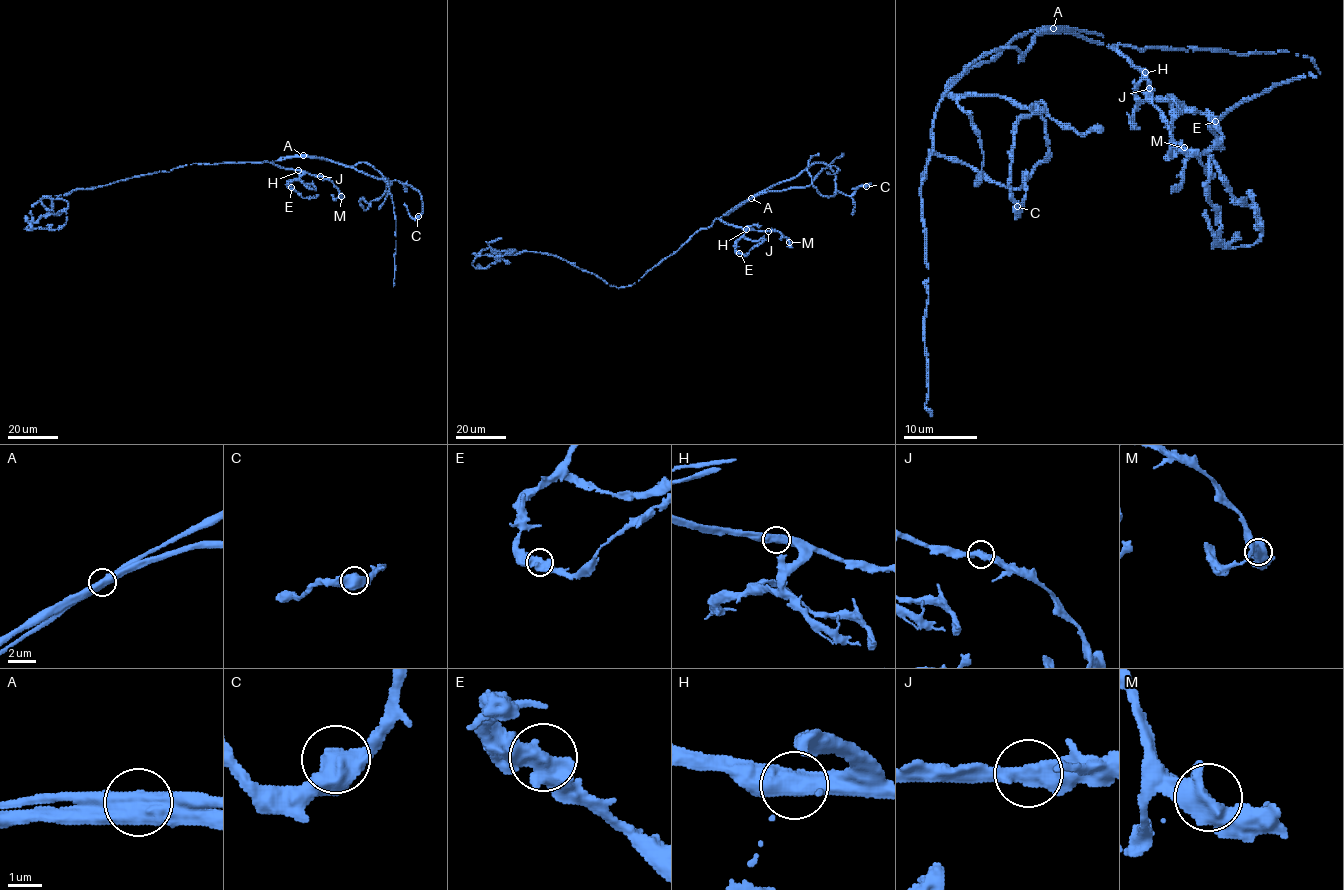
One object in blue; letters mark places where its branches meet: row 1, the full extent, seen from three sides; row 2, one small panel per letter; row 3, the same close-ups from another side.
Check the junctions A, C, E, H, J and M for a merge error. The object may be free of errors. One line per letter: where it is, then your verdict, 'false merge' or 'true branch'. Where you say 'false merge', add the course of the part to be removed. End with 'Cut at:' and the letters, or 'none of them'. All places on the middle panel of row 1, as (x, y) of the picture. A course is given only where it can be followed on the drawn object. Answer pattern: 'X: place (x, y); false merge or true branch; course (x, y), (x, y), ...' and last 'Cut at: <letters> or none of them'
A: place (751, 198); false merge; course (751, 198), (819, 163), (827, 164), (835, 174), (837, 189), (841, 193), (851, 195), (871, 183), (852, 189)
C: place (866, 186); true branch
E: place (739, 253); true branch
H: place (746, 229); true branch
J: place (768, 231); true branch
M: place (789, 242); true branch
Cut at: A

